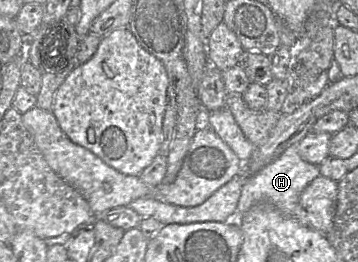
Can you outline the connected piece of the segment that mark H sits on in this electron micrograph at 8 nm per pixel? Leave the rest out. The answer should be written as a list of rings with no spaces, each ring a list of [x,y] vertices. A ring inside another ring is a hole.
[[[294,144],[287,148],[276,160],[253,175],[245,176],[246,170],[244,164],[242,164],[242,171],[216,190],[201,205],[182,207],[154,199],[139,198],[132,201],[128,207],[142,218],[152,217],[163,225],[196,222],[224,223],[235,216],[242,217],[257,204],[268,204],[278,210],[283,217],[298,221],[300,195],[315,178],[320,176],[319,166],[304,161],[299,155],[298,144]]]

